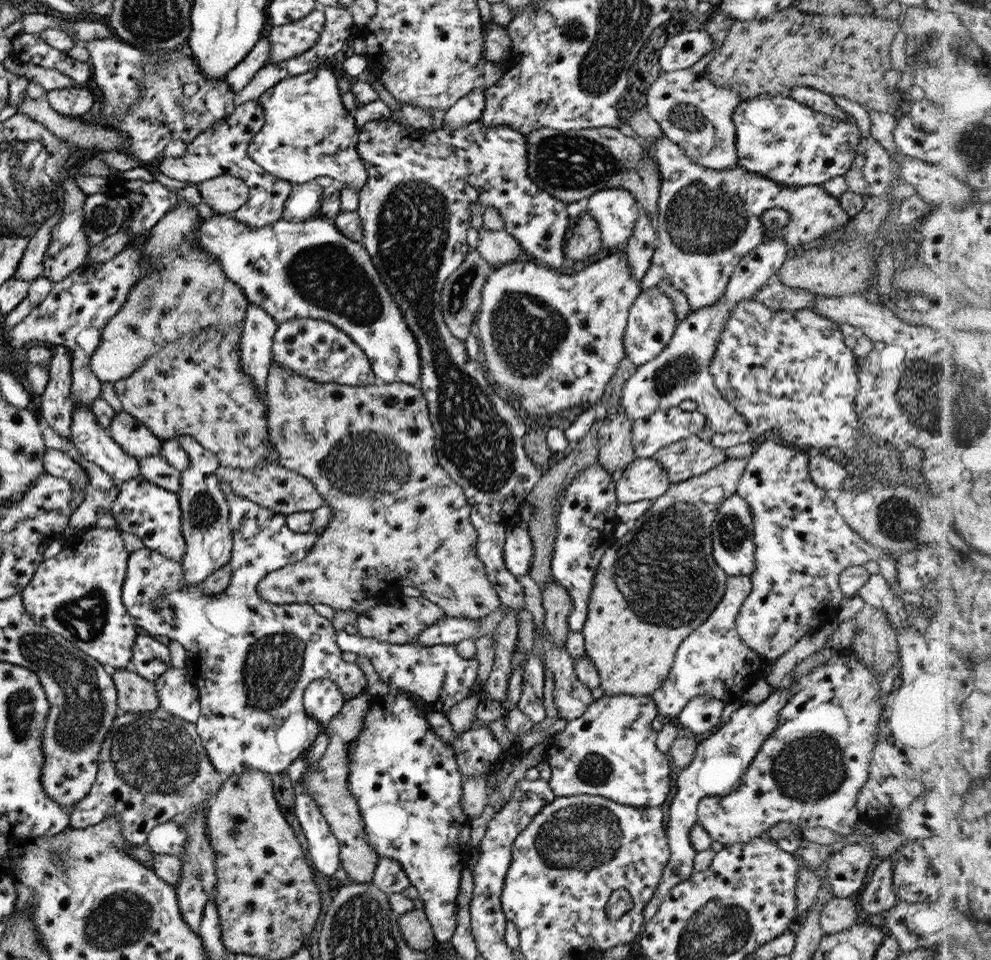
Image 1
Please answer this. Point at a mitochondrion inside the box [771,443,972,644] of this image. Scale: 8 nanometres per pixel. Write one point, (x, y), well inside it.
(898, 519)

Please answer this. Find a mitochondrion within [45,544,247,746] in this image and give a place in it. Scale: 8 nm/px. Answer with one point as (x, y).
(84, 618)

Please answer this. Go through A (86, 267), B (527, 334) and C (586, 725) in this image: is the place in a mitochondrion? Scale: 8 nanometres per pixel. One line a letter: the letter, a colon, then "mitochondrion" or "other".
A: other
B: mitochondrion
C: other

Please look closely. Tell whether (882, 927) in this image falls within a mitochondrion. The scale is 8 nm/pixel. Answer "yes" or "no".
no

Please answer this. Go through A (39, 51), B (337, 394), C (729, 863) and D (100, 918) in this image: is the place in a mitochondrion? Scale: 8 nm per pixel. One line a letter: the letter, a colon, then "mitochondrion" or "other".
A: other
B: other
C: other
D: mitochondrion

